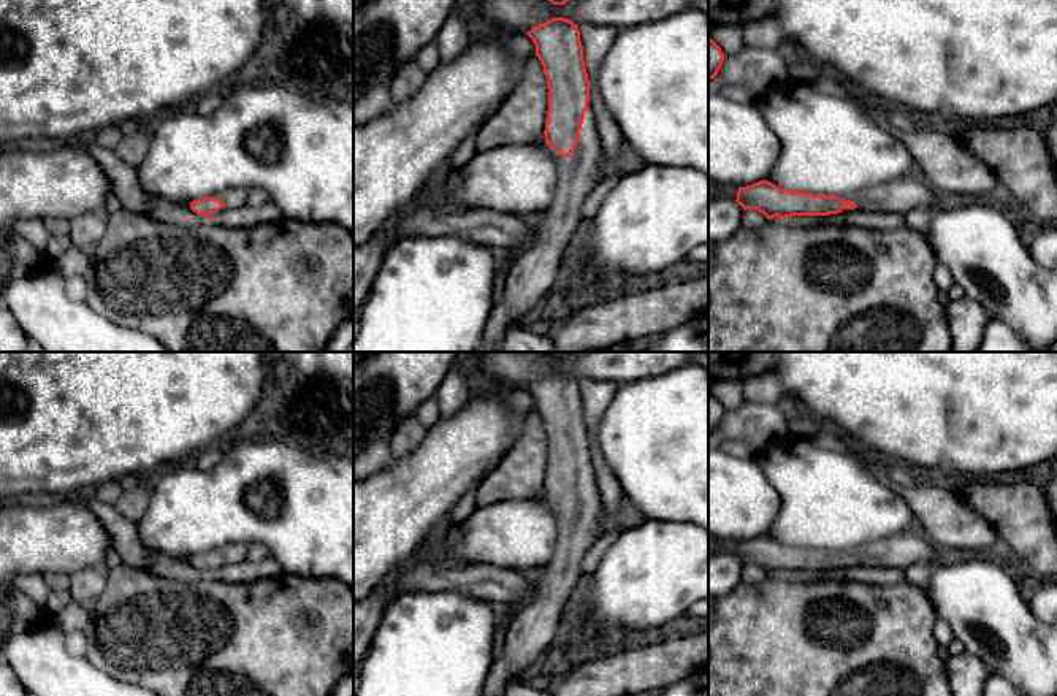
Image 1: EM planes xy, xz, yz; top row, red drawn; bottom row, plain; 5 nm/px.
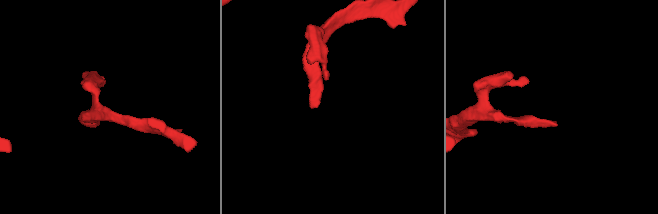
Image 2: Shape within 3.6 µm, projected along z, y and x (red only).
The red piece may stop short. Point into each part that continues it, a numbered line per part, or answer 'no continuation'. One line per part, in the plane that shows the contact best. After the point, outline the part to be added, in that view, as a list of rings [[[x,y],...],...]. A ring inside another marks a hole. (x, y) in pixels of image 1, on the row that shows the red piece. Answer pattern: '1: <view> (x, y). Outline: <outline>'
1: xz (531, 273). Outline: [[[586,116],[575,149],[569,157],[559,159],[555,197],[534,220],[532,243],[507,265],[506,289],[490,311],[479,352],[493,352],[510,325],[520,323],[528,312],[547,301],[566,260],[564,250],[582,220],[582,205],[602,181],[602,155],[596,122]]]

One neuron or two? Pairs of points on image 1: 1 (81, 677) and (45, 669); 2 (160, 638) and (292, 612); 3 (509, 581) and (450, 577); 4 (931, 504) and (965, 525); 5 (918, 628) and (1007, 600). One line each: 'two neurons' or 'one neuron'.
1: one neuron
2: one neuron
3: one neuron
4: one neuron
5: two neurons

